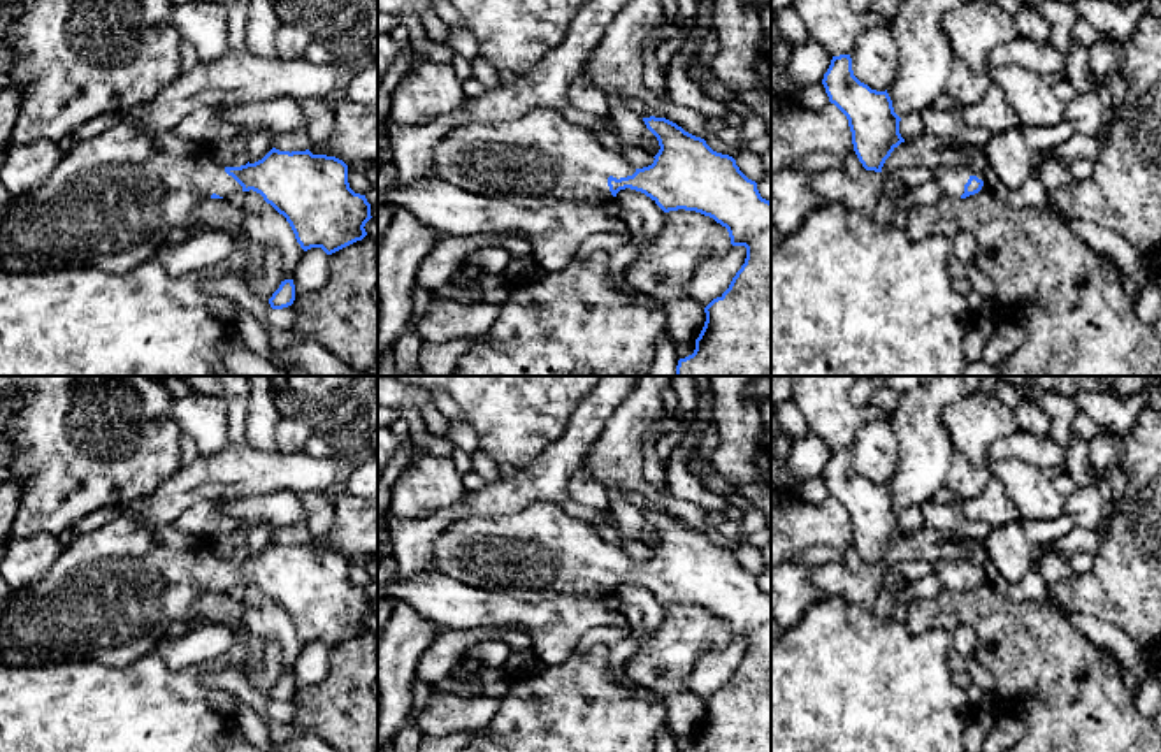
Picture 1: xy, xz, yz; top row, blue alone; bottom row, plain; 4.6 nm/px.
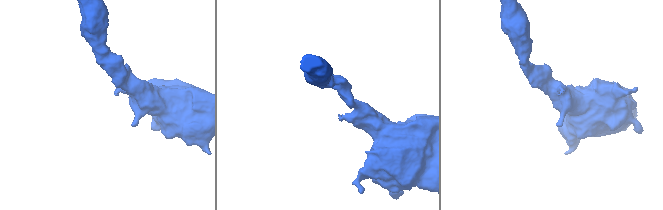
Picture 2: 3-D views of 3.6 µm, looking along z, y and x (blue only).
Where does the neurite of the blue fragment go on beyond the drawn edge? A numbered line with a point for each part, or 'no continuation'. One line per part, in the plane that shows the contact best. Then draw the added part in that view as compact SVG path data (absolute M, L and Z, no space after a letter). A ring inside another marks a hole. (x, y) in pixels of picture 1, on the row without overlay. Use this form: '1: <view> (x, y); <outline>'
1: xz (533, 556); M534 503L508 517L465 517L434 541L436 571L480 590L508 594L525 603L543 603L559 594L601 597L613 592L608 571L632 569L636 562L602 539L594 524L562 511L555 503Z

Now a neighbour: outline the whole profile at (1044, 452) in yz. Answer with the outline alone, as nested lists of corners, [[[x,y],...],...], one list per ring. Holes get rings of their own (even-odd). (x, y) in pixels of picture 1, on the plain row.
[[[1015,432],[989,445],[989,462],[1019,459],[1042,469],[1057,467],[1066,473],[1064,448],[1050,434]]]

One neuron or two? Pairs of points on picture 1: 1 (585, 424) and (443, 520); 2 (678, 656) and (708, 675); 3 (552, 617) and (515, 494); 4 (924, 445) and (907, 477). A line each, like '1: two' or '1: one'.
1: one
2: two
3: two
4: one

